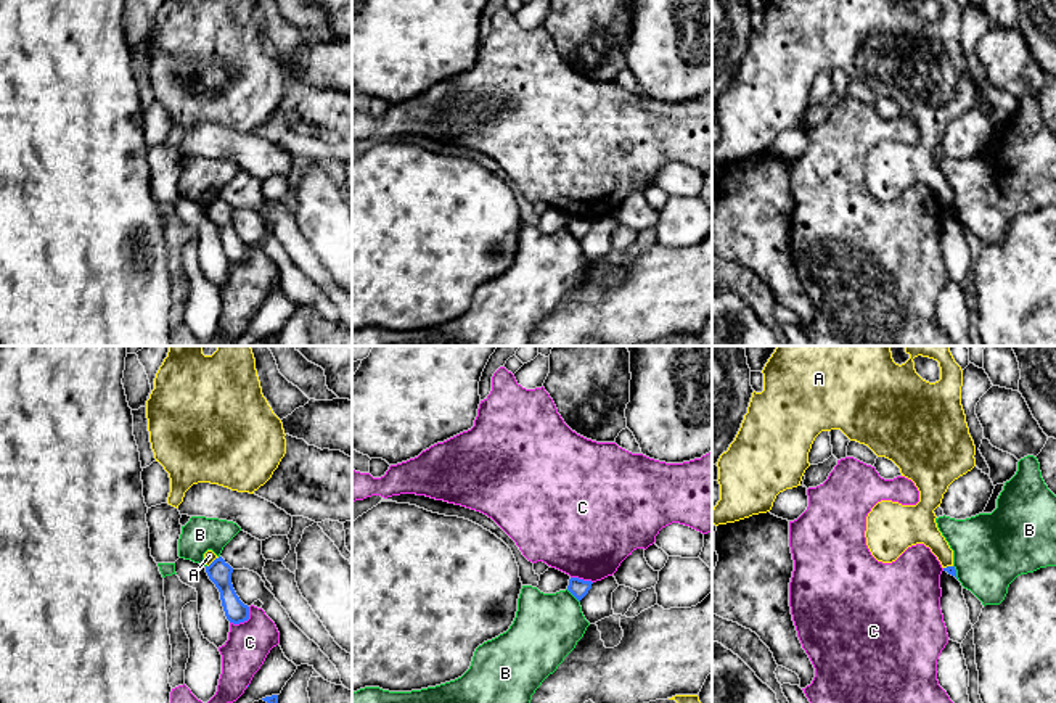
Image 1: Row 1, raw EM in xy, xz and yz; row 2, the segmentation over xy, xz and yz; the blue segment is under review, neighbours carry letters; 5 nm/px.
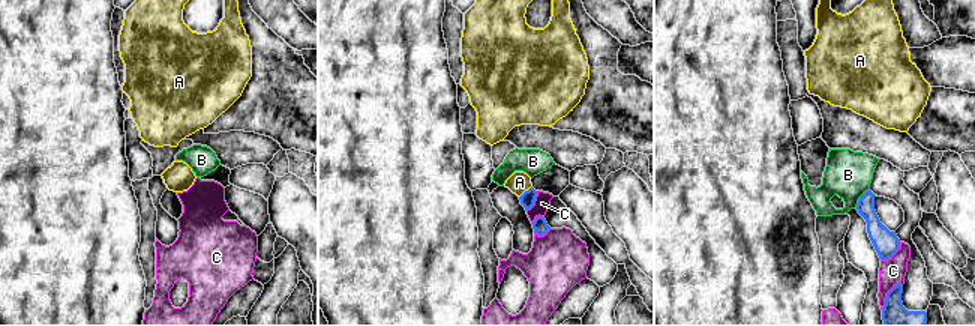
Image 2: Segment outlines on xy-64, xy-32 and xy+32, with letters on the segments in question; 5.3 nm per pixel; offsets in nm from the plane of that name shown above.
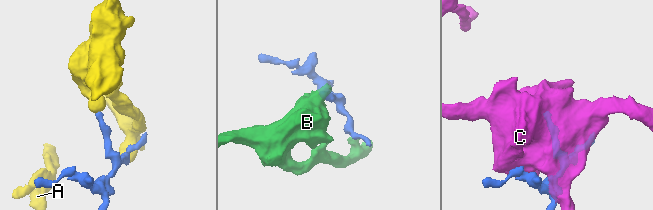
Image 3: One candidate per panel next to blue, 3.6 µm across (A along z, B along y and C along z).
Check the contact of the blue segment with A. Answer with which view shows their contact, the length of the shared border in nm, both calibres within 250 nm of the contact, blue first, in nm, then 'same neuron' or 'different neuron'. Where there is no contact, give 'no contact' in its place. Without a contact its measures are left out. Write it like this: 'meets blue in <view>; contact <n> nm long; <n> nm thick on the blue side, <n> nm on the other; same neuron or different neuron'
meets blue in xy; contact 80 nm long; 120 nm thick on the blue side, 60 nm on the other; different neuron

